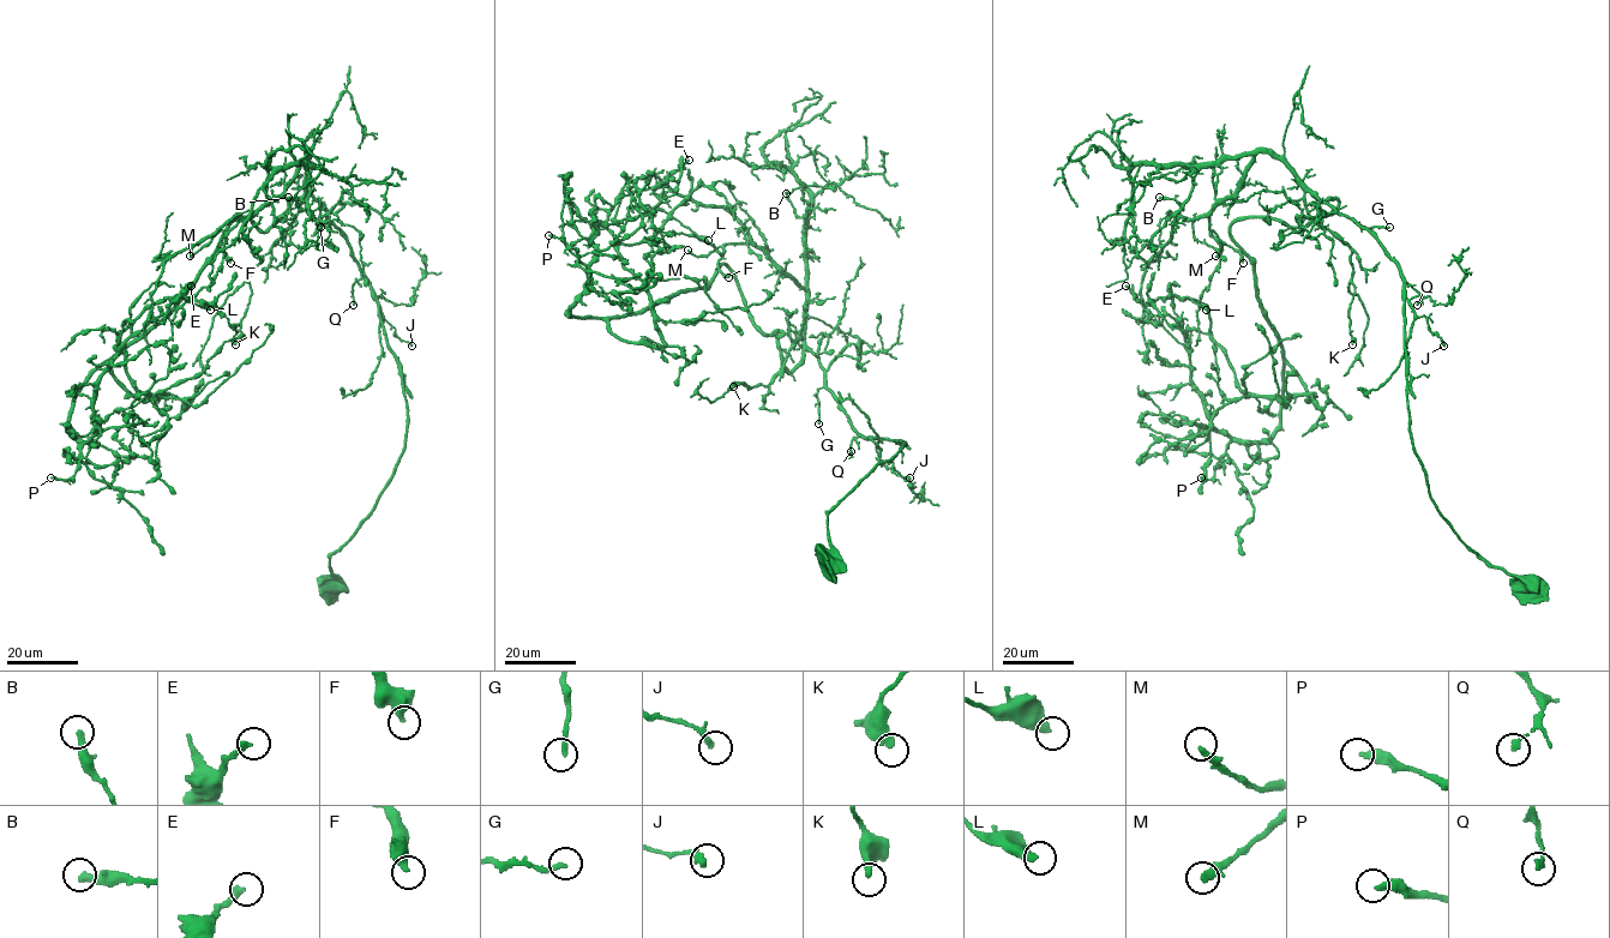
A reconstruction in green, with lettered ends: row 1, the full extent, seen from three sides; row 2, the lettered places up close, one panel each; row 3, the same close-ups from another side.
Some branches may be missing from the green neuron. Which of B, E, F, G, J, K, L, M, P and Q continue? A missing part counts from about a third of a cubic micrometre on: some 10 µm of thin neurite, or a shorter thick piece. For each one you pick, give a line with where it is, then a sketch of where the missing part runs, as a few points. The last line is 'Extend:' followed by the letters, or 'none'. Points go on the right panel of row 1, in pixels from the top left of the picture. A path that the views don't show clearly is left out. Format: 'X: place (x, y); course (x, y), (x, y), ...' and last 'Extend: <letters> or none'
M: place (1215, 256); course (1215, 256), (1206, 270), (1211, 318)
Extend: M

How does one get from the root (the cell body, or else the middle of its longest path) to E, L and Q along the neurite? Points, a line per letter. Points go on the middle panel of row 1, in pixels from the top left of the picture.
E: (833, 569), (827, 515), (905, 442), (864, 438), (726, 264), (637, 312), (568, 313), (593, 229), (689, 160)
L: (833, 569), (827, 515), (905, 442), (864, 438), (726, 264), (610, 330), (664, 346), (620, 244), (708, 240)
Q: (833, 569), (827, 515), (905, 442), (857, 436), (851, 445), (851, 451)

